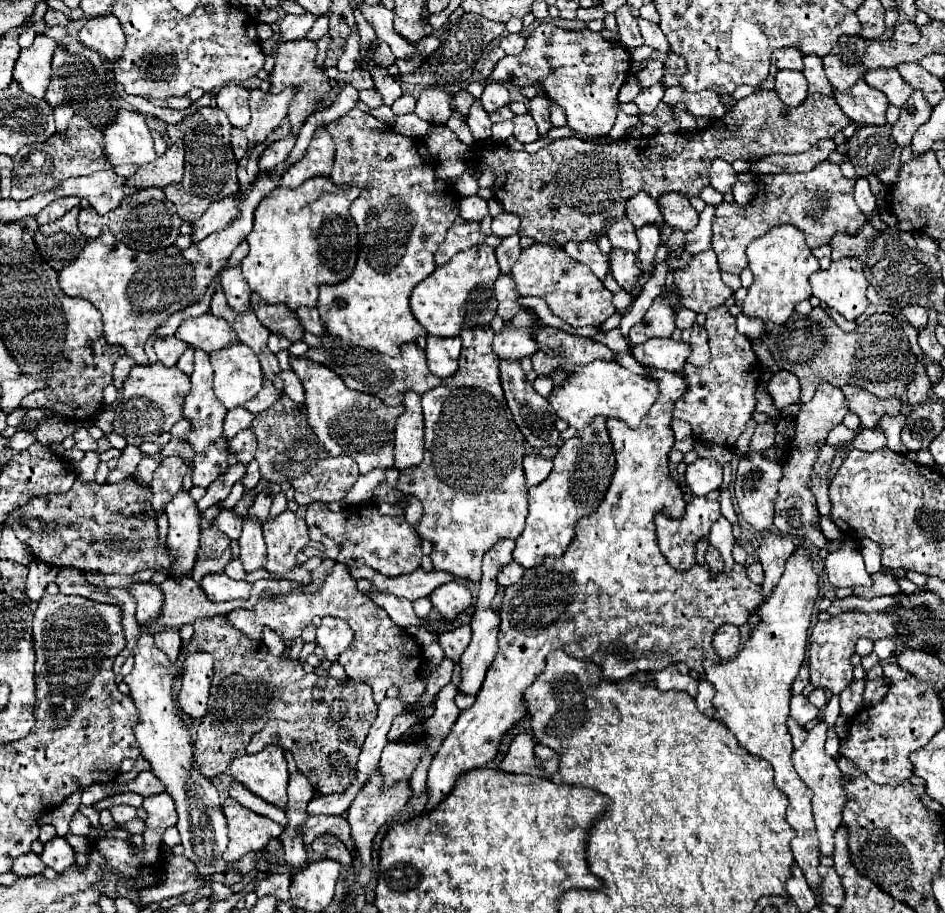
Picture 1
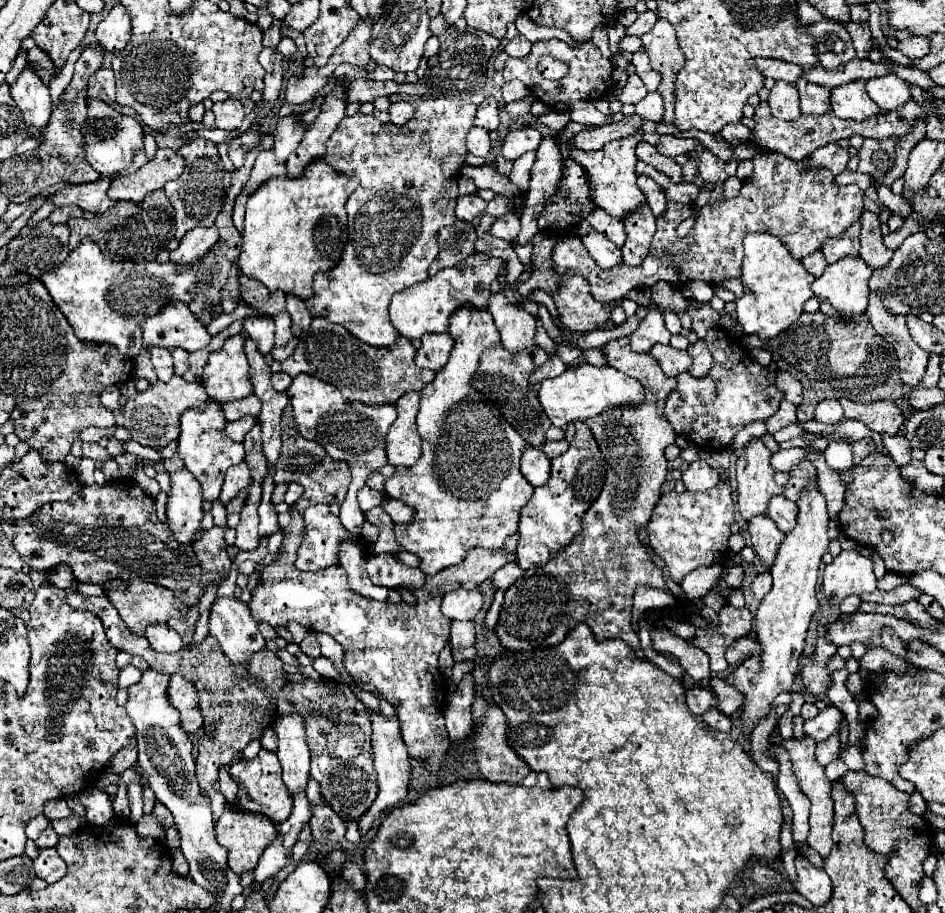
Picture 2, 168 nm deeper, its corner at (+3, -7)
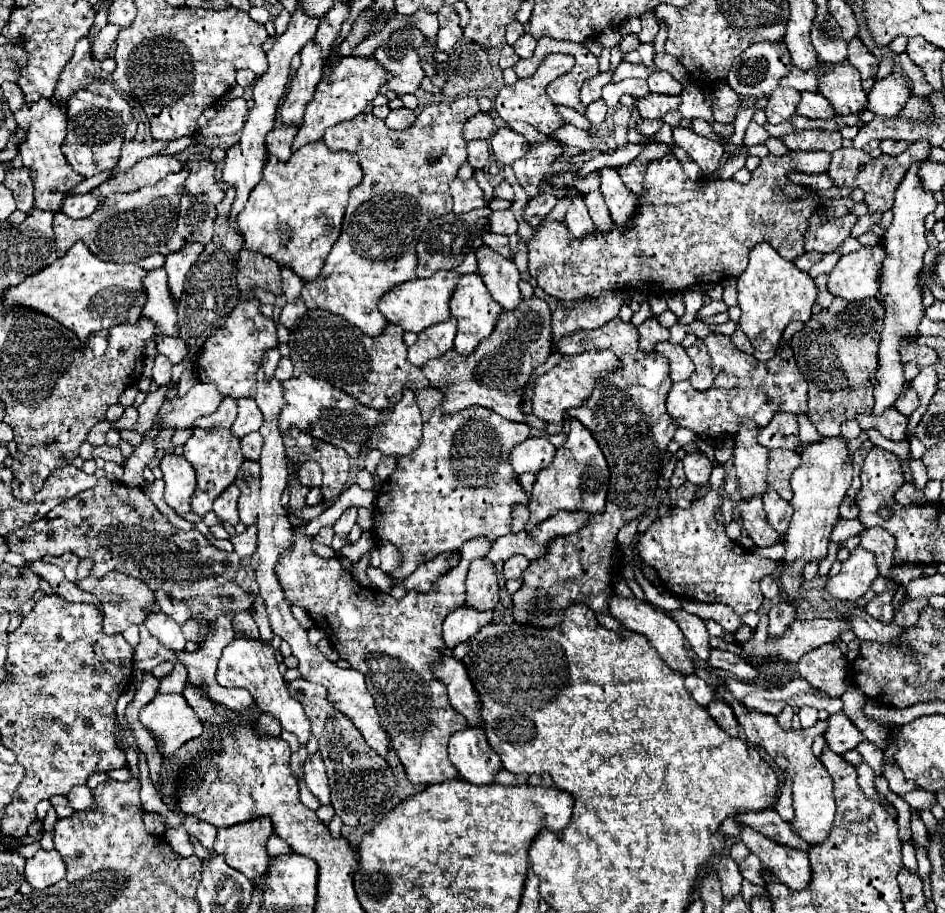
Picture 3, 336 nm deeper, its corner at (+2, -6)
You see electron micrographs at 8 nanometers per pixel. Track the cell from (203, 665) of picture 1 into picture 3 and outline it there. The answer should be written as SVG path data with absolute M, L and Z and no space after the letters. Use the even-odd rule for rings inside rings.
M157 694L139 712L139 722L149 730L163 756L203 734L201 720L181 694Z

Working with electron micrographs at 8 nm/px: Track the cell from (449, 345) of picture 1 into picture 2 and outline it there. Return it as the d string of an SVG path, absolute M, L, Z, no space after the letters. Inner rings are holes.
M438 333L438 335L424 335L422 337L422 347L416 353L416 365L420 369L432 369L440 371L450 357L450 351L454 347L454 339L448 333Z

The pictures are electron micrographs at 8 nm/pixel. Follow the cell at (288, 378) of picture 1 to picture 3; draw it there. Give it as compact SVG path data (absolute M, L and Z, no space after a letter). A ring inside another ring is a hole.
M281 358L279 364L277 364L277 370L275 370L275 378L279 382L283 382L283 380L289 380L291 376L293 376L293 362L291 362L291 358Z

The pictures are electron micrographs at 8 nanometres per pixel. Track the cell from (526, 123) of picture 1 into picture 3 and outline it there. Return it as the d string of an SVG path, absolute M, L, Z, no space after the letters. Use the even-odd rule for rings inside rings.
M499 128L491 136L491 152L497 162L507 166L525 156L525 152L529 152L529 142L525 136L513 132L511 128Z

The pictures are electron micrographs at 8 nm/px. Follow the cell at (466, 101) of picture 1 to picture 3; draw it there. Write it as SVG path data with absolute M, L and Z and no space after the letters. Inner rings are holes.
M465 96L453 102L427 106L417 116L415 124L405 130L389 130L385 128L385 122L381 118L375 118L373 114L359 114L353 120L345 120L341 124L327 128L323 136L325 144L331 150L355 152L363 168L363 180L349 192L349 204L343 216L341 234L339 240L333 244L333 250L325 260L325 266L321 268L319 276L313 282L305 282L301 290L301 296L309 310L313 308L329 310L345 318L359 330L363 330L367 336L375 336L383 332L387 320L377 310L377 300L389 288L415 278L413 272L413 268L417 268L415 244L425 224L437 216L451 212L453 198L449 196L449 180L453 180L461 164L467 162L467 150L465 150L467 140L461 136L461 128L475 112L479 112L477 98Z

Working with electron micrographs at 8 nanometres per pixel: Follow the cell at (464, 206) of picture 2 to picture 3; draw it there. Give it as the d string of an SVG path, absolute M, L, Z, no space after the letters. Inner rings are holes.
M455 178L449 184L449 190L451 190L451 196L455 200L455 204L453 204L453 212L455 214L471 212L475 208L481 208L483 202L485 202L483 200L483 190L479 188L479 184L477 184L475 178L469 178L469 180Z

